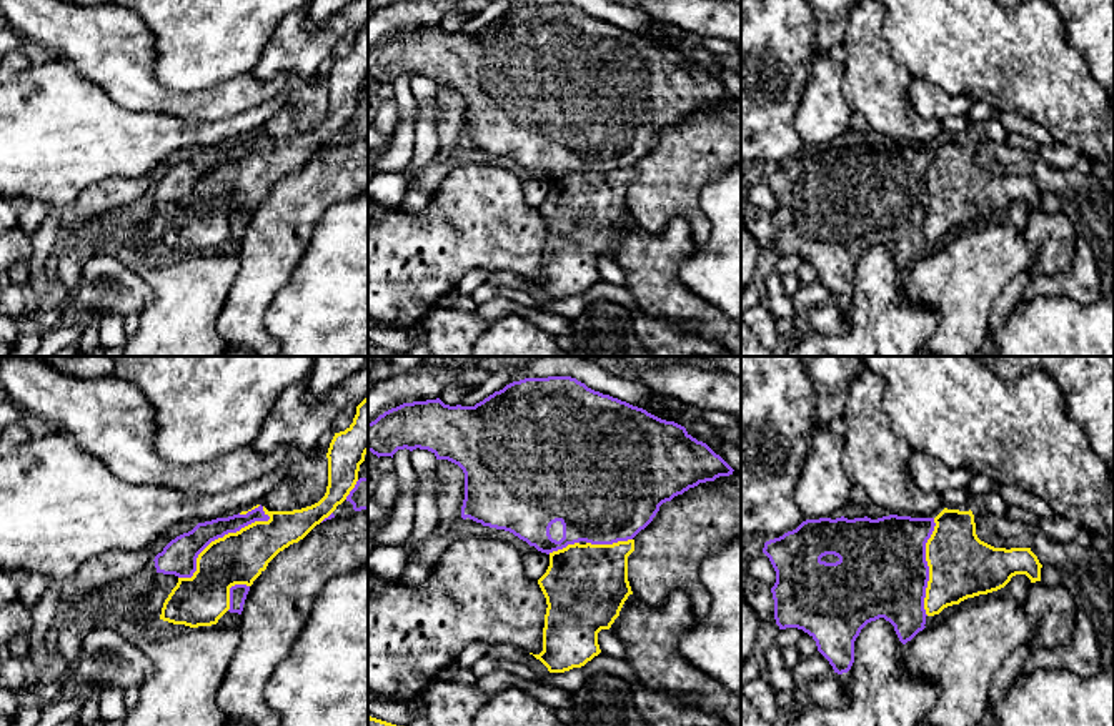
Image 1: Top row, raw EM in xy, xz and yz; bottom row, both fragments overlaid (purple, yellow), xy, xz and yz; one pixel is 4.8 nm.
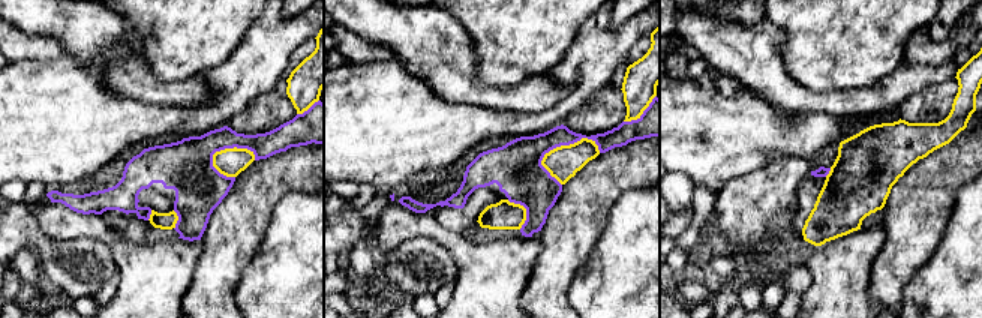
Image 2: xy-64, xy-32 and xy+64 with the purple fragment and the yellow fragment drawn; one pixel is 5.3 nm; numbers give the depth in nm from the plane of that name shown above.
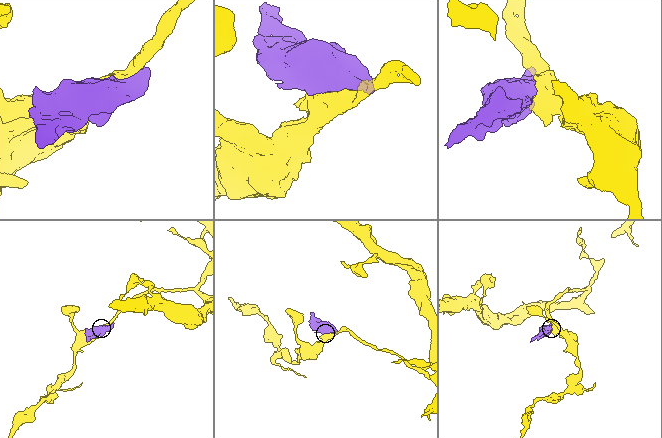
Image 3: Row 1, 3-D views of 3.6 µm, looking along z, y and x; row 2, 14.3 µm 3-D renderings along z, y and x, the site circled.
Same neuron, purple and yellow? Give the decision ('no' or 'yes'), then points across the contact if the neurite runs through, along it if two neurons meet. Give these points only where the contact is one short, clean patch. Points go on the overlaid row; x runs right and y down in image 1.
no

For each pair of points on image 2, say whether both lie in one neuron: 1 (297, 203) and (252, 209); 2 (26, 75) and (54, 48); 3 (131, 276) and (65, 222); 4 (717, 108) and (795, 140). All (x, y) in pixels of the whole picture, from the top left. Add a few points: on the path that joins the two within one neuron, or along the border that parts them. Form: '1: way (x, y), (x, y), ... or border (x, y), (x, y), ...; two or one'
1: border (308, 191), (290, 191), (279, 201), (263, 239); two
2: border (63, 53), (54, 59), (18, 60), (15, 63); two
3: way (126, 255), (102, 231), (86, 225); one
4: way (736, 128), (741, 132), (775, 137); one

